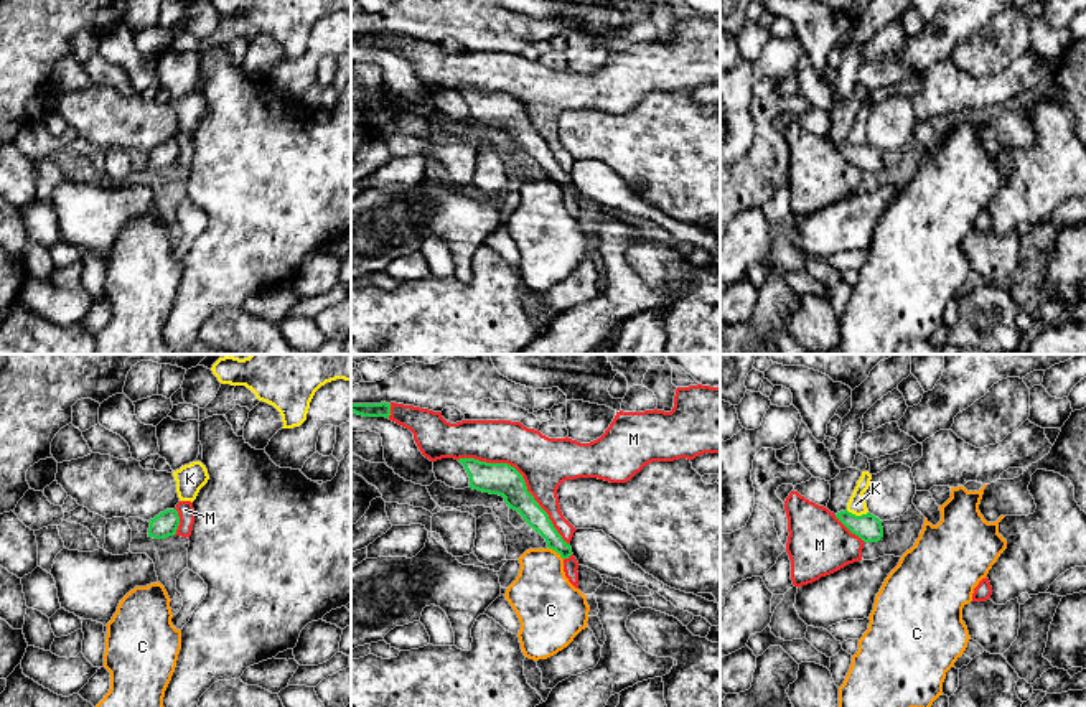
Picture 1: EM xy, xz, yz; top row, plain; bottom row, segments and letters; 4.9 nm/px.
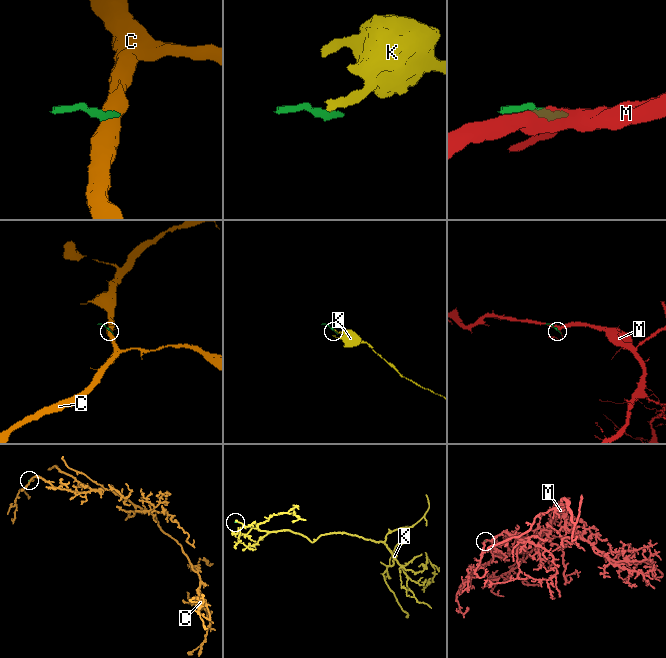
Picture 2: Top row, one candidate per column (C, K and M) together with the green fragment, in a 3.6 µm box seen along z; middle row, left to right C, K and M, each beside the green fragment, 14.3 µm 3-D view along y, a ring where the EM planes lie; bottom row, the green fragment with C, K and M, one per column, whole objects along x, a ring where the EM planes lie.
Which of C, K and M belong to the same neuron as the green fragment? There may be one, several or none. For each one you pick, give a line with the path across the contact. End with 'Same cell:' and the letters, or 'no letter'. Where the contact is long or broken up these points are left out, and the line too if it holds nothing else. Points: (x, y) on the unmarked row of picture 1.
Same cell: no letter

